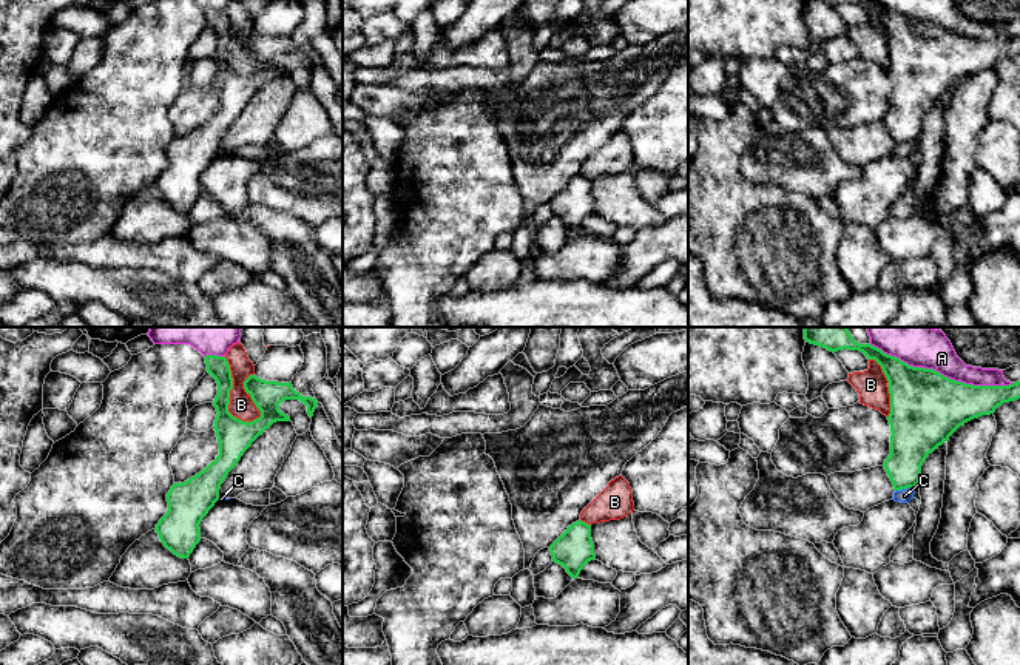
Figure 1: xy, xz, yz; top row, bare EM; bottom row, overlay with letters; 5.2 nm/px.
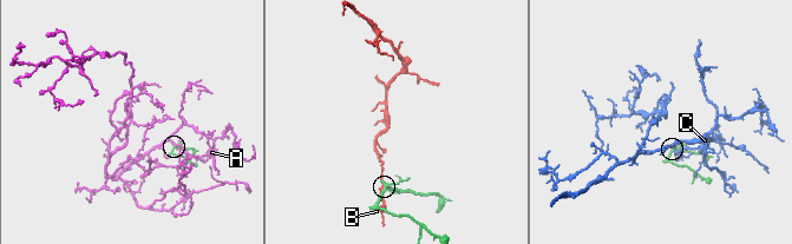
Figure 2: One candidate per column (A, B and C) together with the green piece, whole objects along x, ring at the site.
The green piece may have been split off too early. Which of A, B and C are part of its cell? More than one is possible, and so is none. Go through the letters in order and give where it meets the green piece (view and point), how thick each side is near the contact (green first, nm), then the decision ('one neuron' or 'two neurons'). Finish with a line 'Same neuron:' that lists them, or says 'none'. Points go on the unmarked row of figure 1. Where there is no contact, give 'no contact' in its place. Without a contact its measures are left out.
A: yz (943, 30) | 380/140 nm | two neurons
B: xy (229, 48) | 180/130 nm | two neurons
C: yz (903, 142) | 220/80 nm | two neurons
Same neuron: none

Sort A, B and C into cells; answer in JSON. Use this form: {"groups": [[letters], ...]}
{"groups": [["A"], ["B"], ["C"]]}

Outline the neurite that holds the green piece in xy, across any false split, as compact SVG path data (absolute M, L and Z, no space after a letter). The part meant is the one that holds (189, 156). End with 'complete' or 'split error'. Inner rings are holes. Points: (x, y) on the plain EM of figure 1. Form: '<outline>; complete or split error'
M207 9L207 26L218 37L214 85L219 110L204 125L184 137L174 137L167 148L168 165L156 179L156 187L167 204L181 213L188 213L201 196L201 176L219 154L219 143L228 127L238 119L252 97L276 76L290 76L279 65L285 54L299 54L307 60L312 73L318 60L316 52L302 51L292 37L265 35L250 29L244 35L245 46L252 51L261 71L242 76L228 66L233 32L225 11Z; complete

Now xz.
M579 174L549 201L552 216L562 219L566 227L577 233L583 221L596 213L591 193L591 179Z; complete

